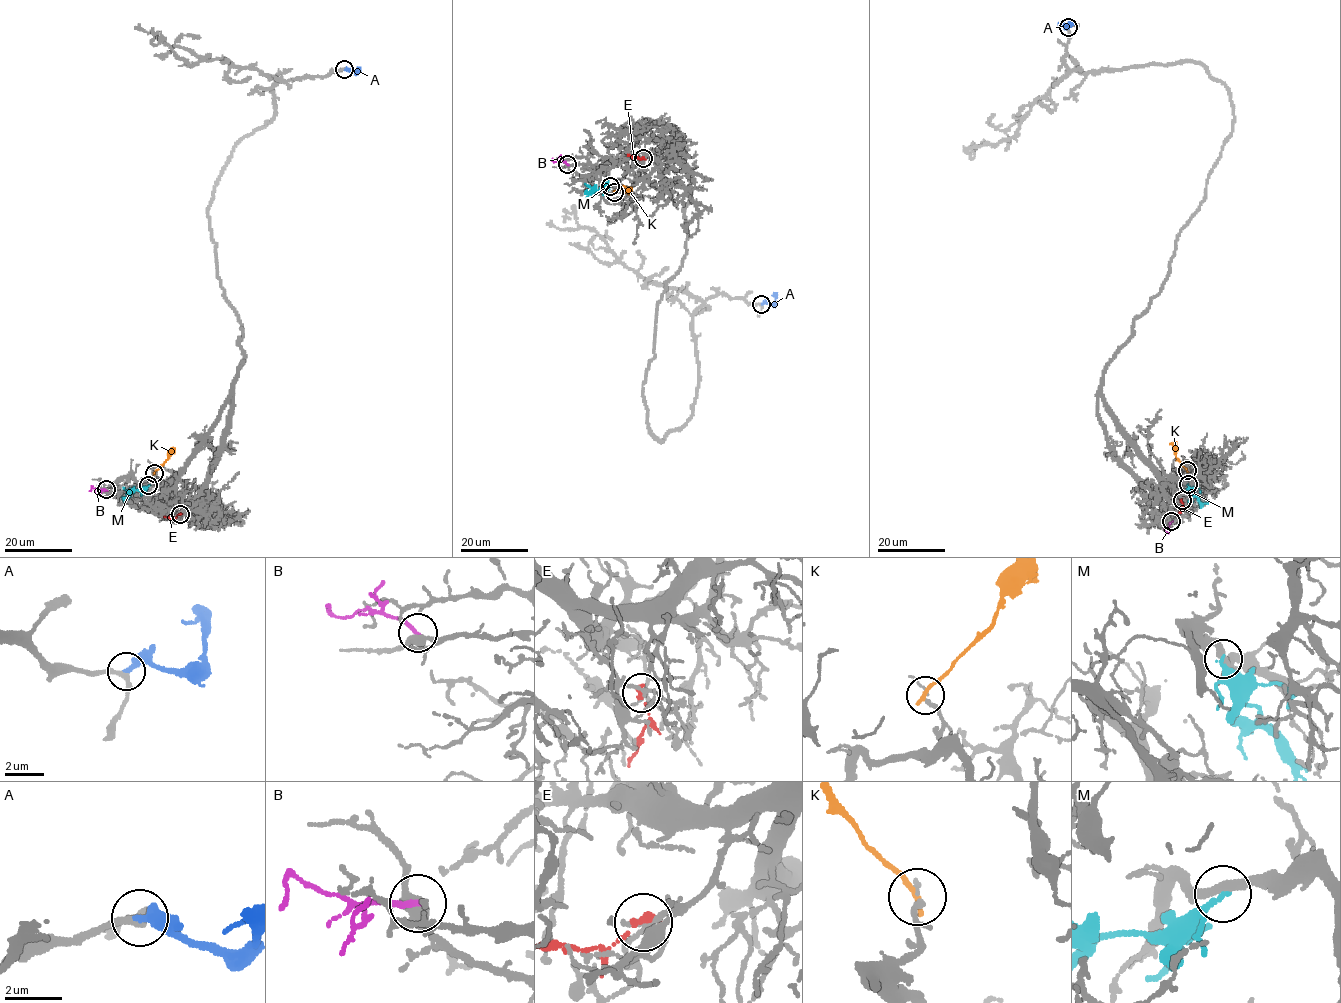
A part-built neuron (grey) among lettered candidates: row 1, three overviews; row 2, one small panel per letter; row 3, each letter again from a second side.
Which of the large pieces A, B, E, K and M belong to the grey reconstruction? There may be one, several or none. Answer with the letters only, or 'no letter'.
A

